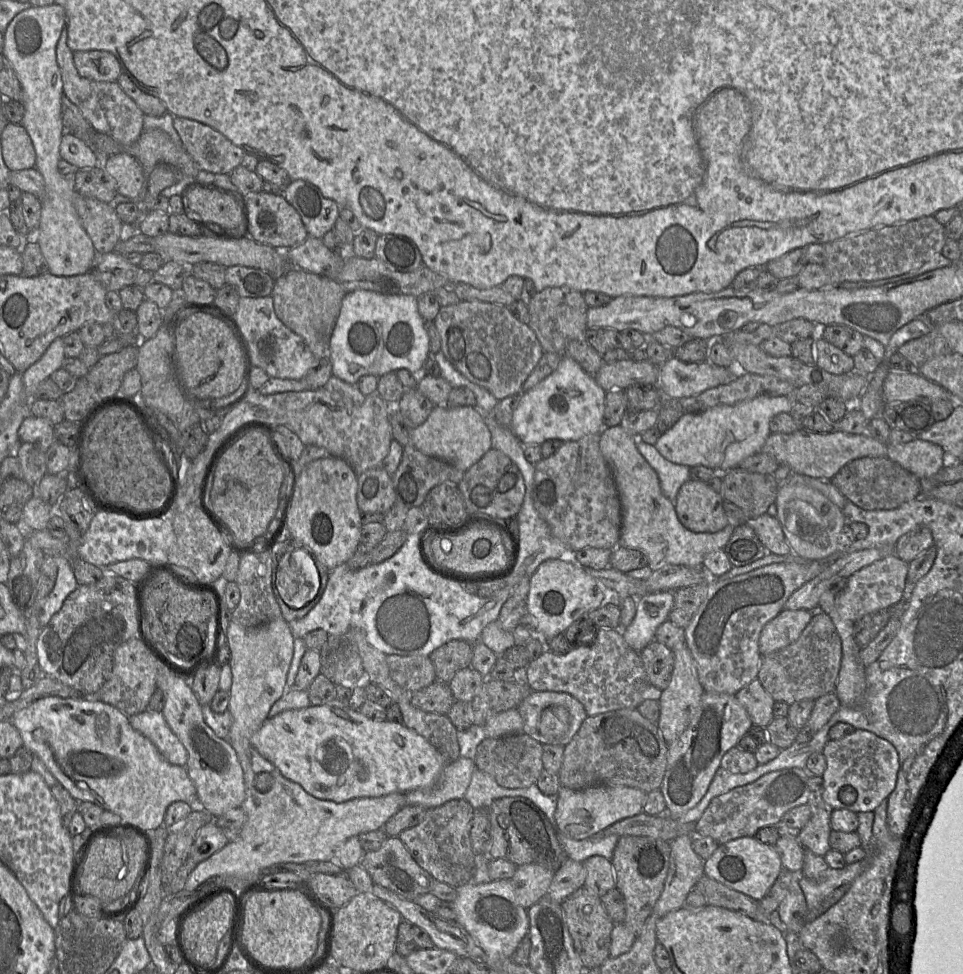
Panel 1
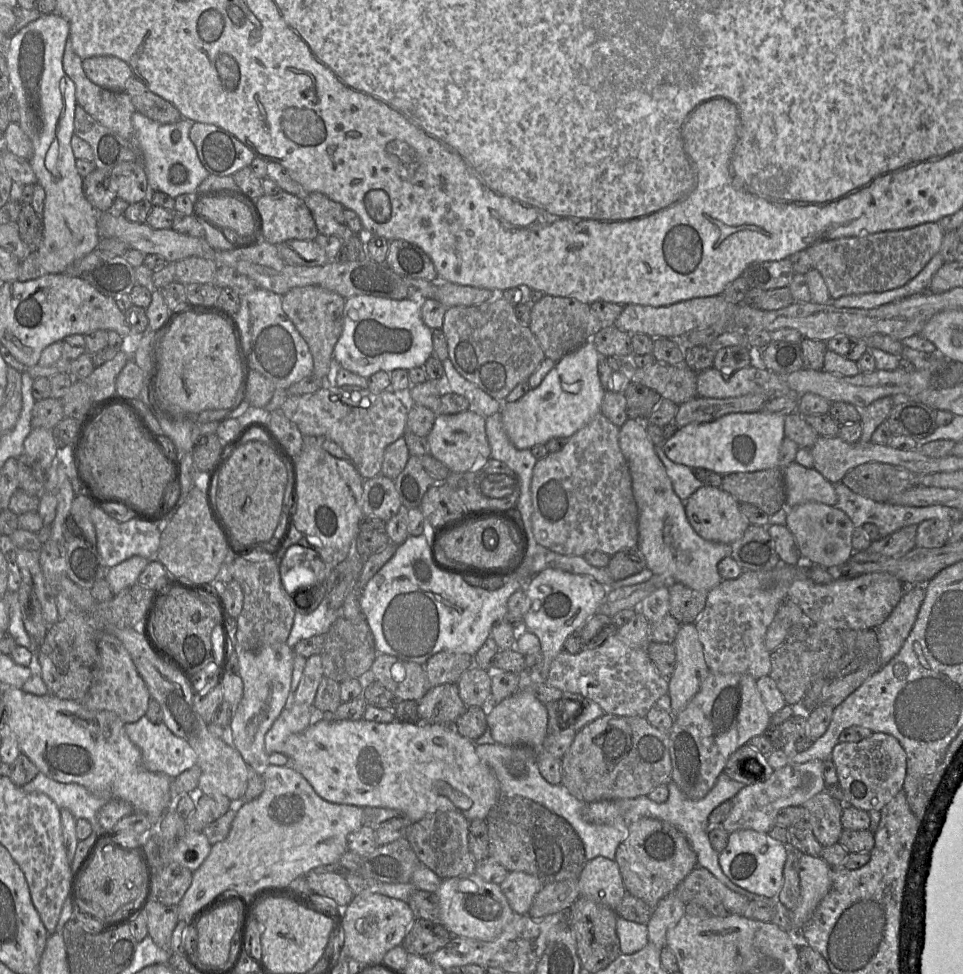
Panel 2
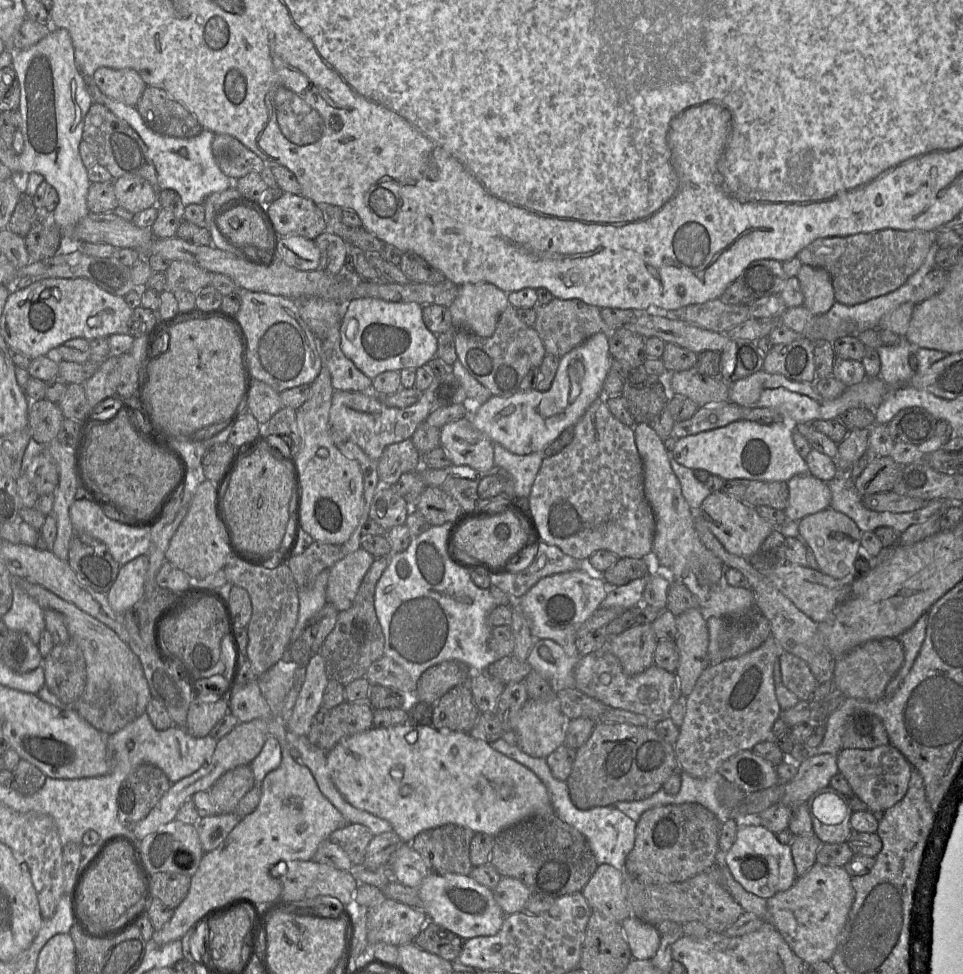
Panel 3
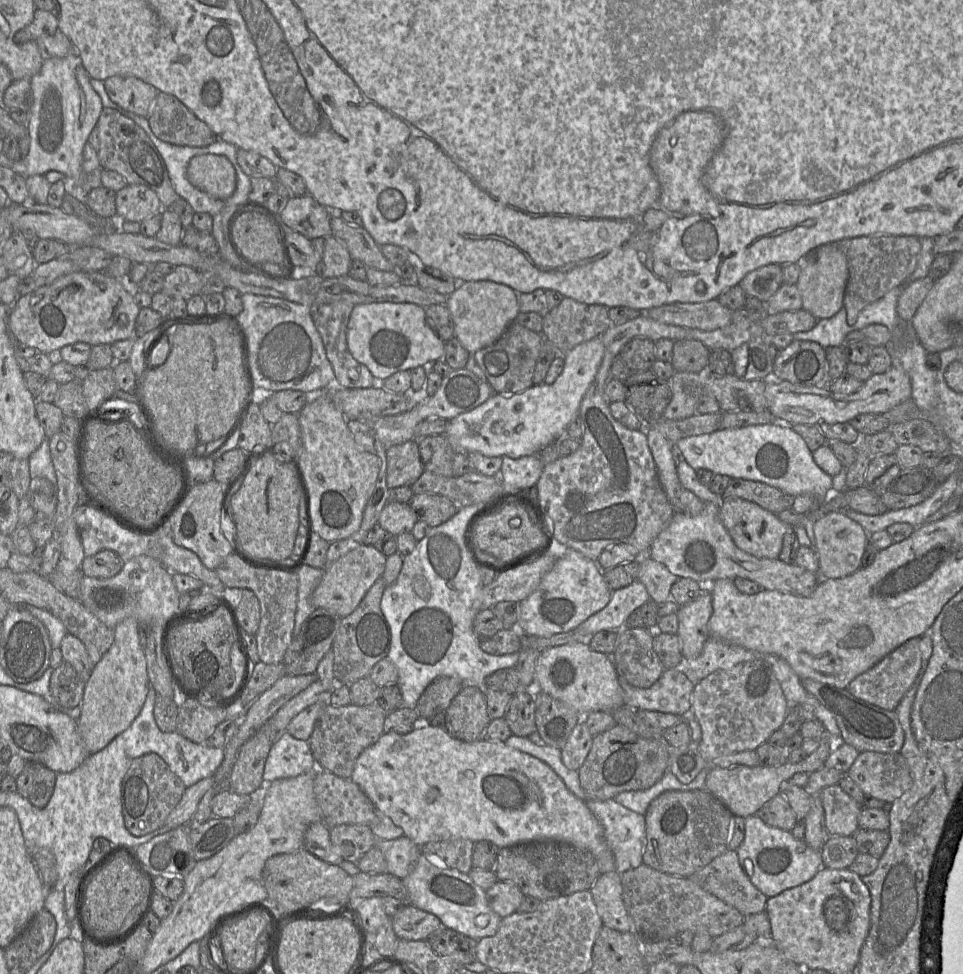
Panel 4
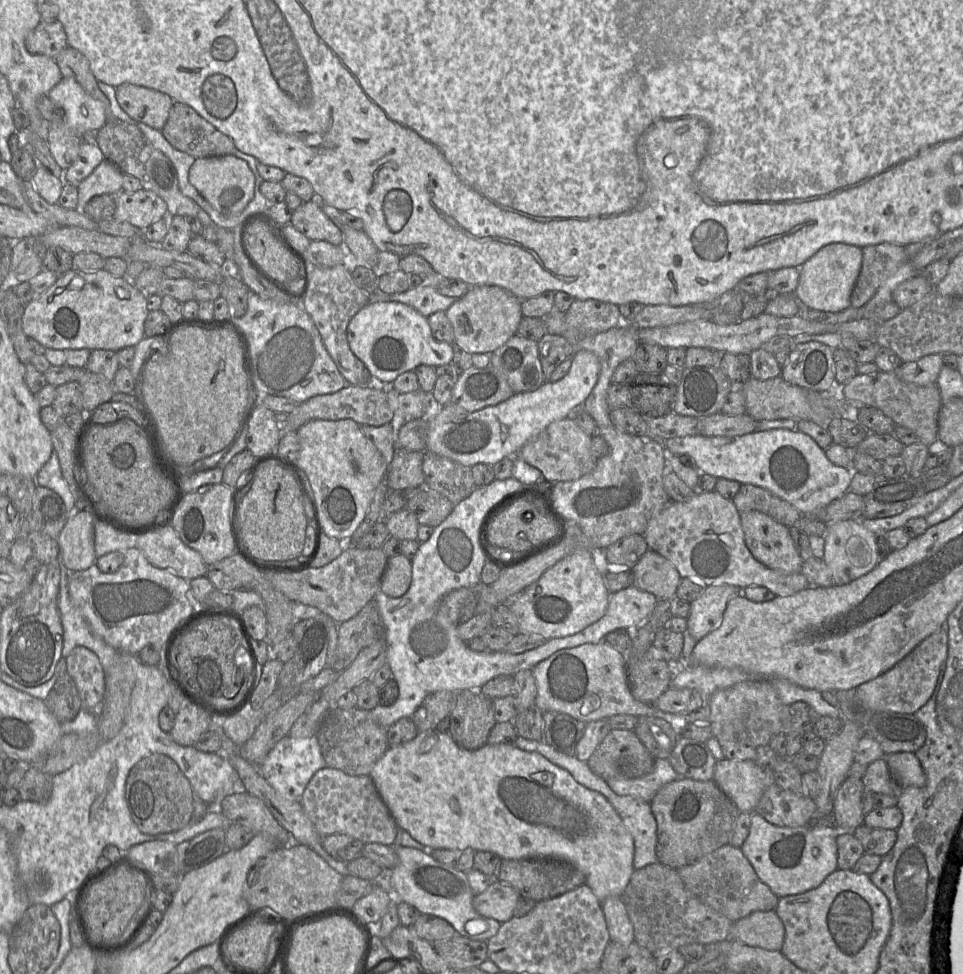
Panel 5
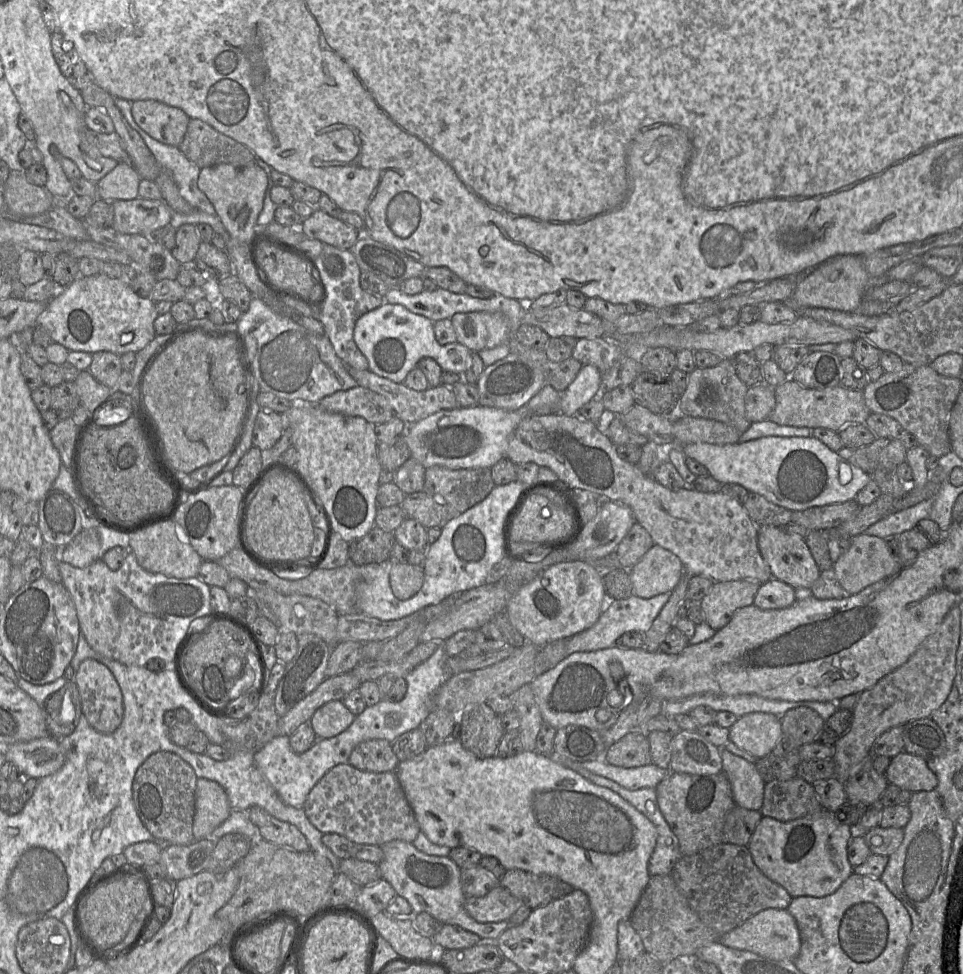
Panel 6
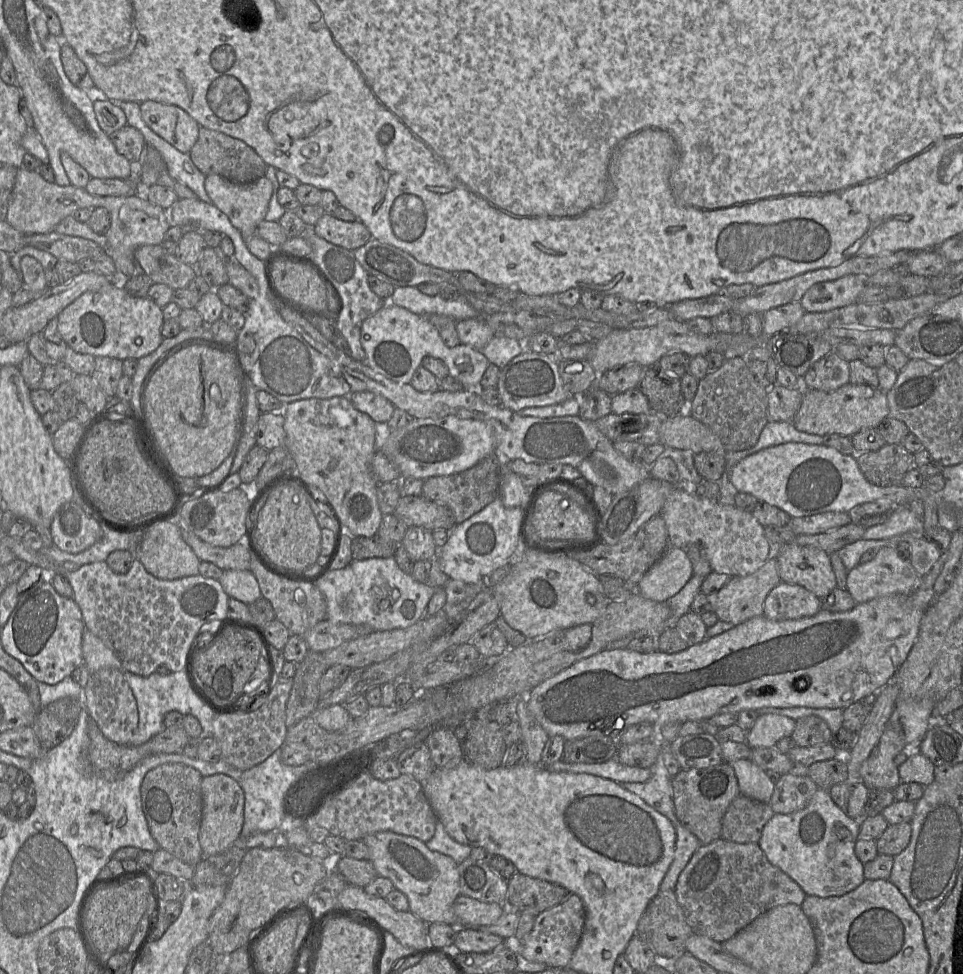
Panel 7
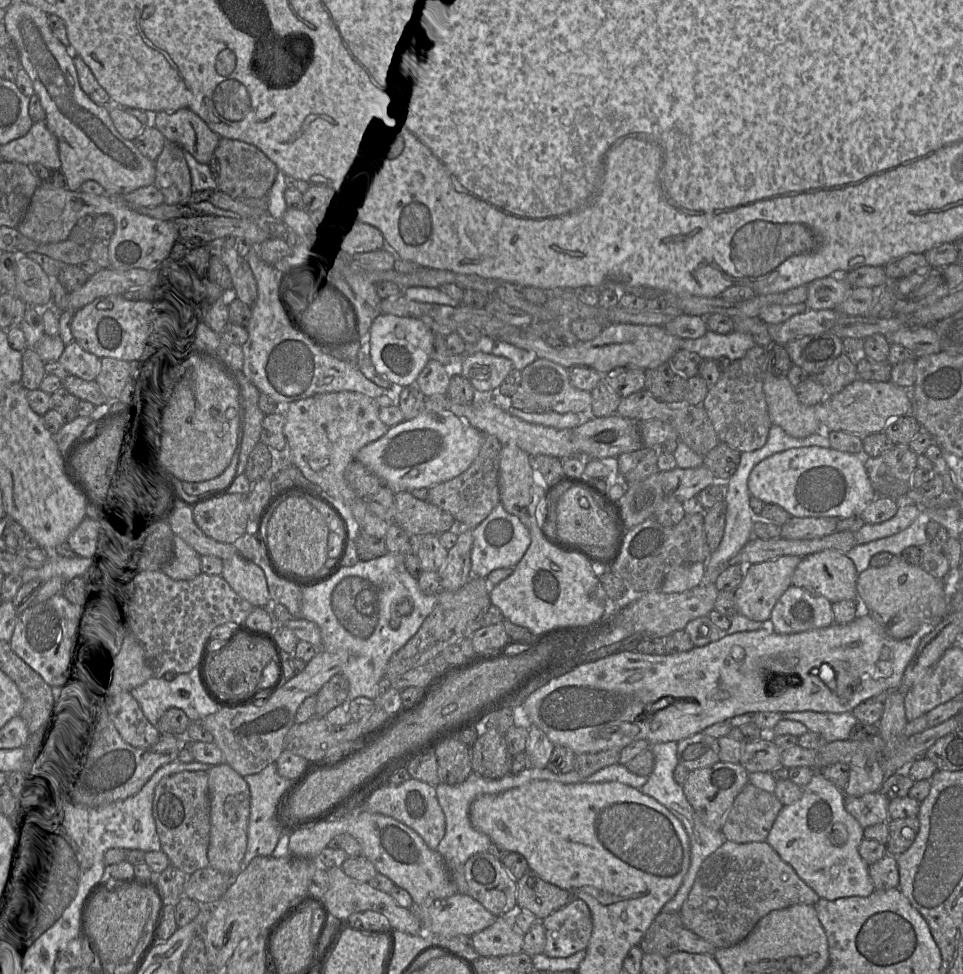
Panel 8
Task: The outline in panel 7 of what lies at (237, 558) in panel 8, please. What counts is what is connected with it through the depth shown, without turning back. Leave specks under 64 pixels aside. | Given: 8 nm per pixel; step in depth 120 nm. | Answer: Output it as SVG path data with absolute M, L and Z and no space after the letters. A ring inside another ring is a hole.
M250 570L224 571L219 581L230 598L247 605L262 597L257 579Z

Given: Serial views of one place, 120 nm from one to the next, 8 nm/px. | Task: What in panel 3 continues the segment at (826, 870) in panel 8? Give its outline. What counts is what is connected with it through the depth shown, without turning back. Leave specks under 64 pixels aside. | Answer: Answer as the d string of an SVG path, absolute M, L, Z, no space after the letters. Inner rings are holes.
M762 825L738 827L735 842L725 853L725 861L734 879L744 889L765 899L790 889L798 878L791 846L780 843L776 834Z

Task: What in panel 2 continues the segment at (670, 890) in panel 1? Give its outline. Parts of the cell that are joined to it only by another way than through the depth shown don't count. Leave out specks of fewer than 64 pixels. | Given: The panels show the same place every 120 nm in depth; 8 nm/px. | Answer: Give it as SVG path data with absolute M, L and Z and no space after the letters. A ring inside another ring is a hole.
M667 894L657 904L647 923L649 942L660 949L666 946L666 934L685 915L686 904L675 894Z

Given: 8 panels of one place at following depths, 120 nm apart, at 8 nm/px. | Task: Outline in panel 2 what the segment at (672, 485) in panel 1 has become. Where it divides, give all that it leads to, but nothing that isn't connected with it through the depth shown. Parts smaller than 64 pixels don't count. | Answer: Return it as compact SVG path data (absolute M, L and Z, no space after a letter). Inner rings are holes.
M656 445L655 452L665 466L673 489L680 500L685 502L698 488L704 485L693 475L692 468L671 461L663 451L662 445Z

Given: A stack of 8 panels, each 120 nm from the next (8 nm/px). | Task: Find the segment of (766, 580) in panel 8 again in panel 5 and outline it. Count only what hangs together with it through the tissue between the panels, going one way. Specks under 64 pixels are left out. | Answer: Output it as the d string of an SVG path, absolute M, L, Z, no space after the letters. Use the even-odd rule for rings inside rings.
M730 585L708 586L703 594L690 603L687 632L698 642L717 629L722 622L728 601L741 593Z

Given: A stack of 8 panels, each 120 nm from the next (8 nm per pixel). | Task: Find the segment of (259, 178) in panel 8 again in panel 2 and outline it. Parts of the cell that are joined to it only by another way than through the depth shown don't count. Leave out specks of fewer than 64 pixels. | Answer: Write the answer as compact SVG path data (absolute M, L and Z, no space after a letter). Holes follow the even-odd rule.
M131 77L124 91L129 95L136 111L161 124L172 124L182 120L179 110L170 102L151 92L141 81Z

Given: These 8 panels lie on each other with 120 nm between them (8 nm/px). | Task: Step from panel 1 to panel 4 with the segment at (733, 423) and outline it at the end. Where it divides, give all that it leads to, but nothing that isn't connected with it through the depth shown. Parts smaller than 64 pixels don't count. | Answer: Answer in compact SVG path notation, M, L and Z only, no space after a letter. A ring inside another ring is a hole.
M764 424L718 429L709 434L680 439L674 445L695 470L709 470L732 479L762 482L793 497L811 494L819 501L819 506L832 493L833 477L815 463L813 453L792 427Z

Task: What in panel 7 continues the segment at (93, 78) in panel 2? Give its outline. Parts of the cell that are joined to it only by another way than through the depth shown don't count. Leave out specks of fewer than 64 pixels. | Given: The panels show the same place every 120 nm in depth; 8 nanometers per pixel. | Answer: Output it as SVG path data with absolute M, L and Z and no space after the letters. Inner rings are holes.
M155 101L140 103L148 127L183 153L189 154L199 136L200 125L182 108Z

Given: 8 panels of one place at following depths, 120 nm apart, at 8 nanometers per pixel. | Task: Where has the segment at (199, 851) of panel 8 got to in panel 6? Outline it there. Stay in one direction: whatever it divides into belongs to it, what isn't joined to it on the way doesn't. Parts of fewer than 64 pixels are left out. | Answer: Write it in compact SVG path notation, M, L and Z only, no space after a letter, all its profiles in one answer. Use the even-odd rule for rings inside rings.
M156 752L138 768L132 786L136 811L148 831L172 845L190 845L194 840L195 790L198 777L194 769L172 752Z

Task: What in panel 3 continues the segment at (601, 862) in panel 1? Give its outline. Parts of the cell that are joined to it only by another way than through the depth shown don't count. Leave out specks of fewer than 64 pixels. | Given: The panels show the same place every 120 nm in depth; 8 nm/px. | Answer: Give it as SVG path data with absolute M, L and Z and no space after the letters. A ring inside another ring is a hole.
M598 865L581 892L592 911L598 911L619 923L632 916L625 898L624 871L612 865Z

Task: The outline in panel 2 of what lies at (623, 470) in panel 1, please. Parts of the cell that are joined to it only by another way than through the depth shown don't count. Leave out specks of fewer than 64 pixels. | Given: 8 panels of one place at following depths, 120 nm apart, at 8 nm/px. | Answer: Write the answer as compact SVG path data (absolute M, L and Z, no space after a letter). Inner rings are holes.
M627 419L620 427L619 446L631 473L638 507L637 547L646 558L647 568L654 575L682 583L694 590L708 592L716 587L723 580L718 572L718 563L730 556L730 544L708 541L693 529L687 519L684 502L676 495L643 421Z

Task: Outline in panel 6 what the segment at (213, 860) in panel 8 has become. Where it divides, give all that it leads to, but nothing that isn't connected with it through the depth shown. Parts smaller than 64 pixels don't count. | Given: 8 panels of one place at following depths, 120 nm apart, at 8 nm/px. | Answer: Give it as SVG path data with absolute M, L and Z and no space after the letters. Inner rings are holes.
M198 778L195 790L194 840L210 838L213 831L228 819L231 811L225 789L215 781Z

